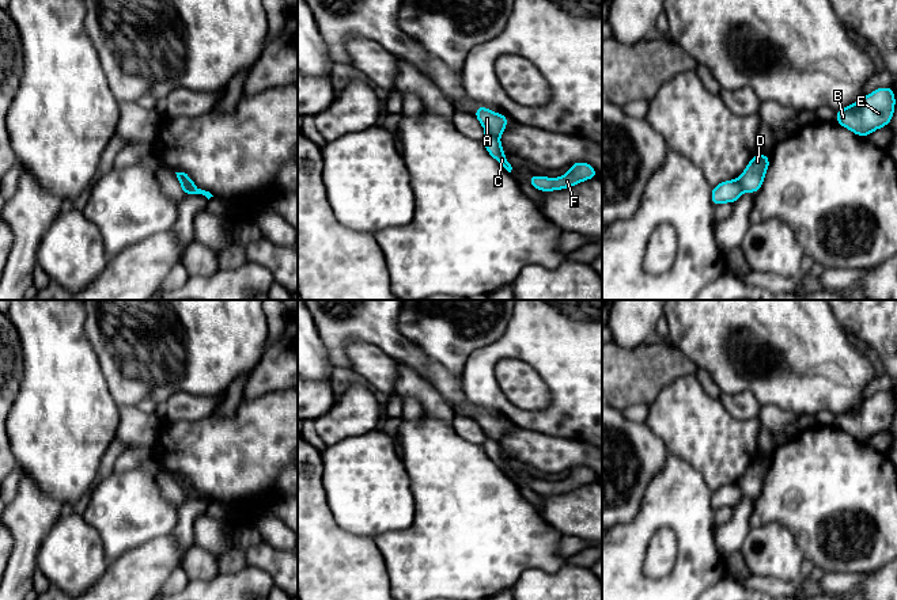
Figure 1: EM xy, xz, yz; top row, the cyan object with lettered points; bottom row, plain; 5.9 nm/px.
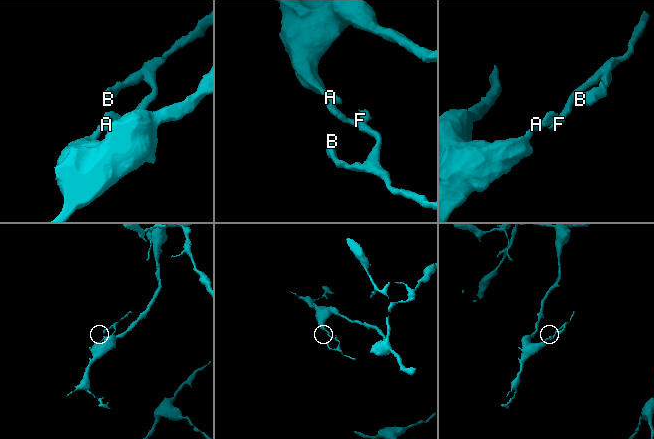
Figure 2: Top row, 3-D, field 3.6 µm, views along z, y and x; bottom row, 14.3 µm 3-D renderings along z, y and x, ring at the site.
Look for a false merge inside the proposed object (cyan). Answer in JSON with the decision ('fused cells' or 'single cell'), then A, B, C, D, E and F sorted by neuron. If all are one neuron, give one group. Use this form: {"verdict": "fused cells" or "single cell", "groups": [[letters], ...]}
{"verdict": "fused cells", "groups": [["A"], ["B", "C", "D", "E", "F"]]}

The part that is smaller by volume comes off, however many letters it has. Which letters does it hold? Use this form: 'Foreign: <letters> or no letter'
Foreign: B, C, D, E, F

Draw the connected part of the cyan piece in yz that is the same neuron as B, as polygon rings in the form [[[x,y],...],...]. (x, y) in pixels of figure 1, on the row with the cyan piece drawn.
[[[881,87],[864,95],[860,102],[837,110],[836,122],[864,138],[874,130],[890,125],[894,107],[894,90]]]

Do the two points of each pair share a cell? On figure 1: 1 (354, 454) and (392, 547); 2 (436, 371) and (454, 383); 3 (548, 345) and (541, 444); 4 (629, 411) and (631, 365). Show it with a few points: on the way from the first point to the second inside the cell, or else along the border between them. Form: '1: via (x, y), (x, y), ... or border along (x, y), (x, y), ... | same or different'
1: border along (412, 515), (408, 527), (386, 531), (374, 539) | different
2: via (441, 375), (450, 383) | same
3: border along (511, 422), (541, 433), (566, 436), (572, 440) | different
4: border along (648, 403), (632, 403), (621, 410) | different

